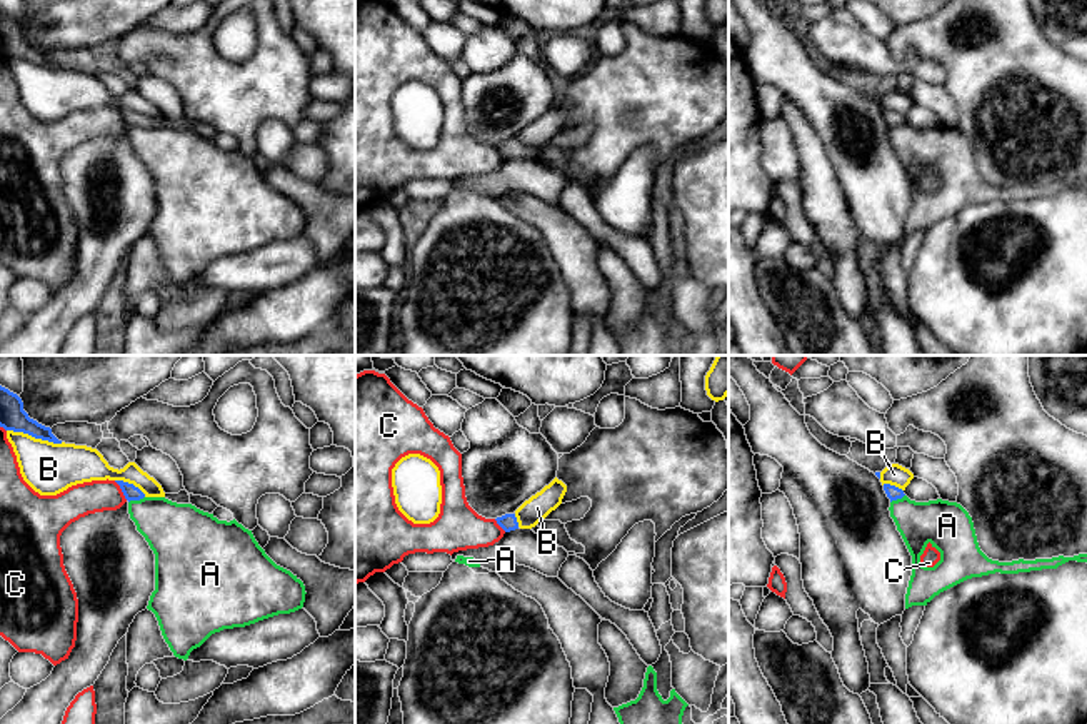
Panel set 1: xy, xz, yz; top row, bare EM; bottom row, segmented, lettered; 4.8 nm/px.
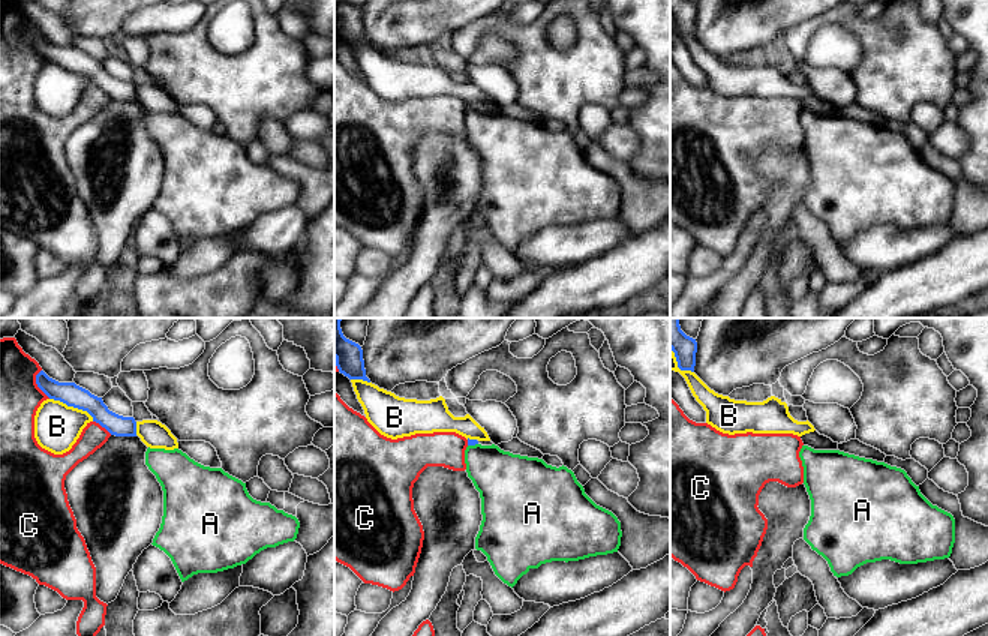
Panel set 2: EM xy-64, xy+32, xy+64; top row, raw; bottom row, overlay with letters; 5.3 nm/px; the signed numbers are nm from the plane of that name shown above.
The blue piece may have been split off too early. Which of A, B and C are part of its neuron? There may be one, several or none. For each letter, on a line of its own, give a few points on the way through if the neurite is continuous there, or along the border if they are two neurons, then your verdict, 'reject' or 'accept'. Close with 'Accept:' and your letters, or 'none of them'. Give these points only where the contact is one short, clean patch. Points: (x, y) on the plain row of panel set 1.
A: border xy (144, 122), (129, 129); reject
B: reject
C: reject
Accept: none of them

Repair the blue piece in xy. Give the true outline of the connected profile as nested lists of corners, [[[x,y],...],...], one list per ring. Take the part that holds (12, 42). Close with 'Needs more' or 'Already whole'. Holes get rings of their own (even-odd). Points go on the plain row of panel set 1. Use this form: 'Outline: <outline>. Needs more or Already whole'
Outline: [[[0,12],[0,53],[5,57],[23,58],[35,65],[48,67],[53,70],[62,70],[53,60],[50,53],[38,50],[30,45],[23,37],[22,25],[10,18],[8,15]]]. Already whole

